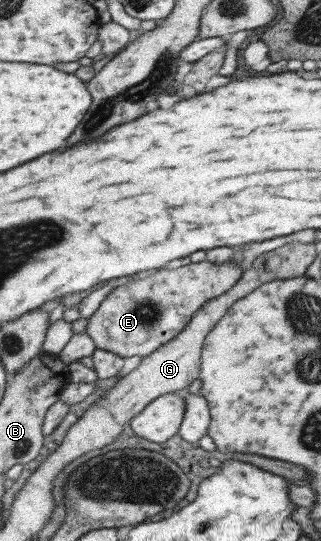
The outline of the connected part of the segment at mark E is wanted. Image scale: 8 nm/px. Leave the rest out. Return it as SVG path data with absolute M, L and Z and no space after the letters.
M231 260L224 264L212 264L212 262L196 262L188 266L180 266L174 270L154 270L145 272L137 278L130 278L126 284L114 287L101 301L96 311L87 319L85 333L92 339L96 349L116 353L122 358L129 356L148 356L182 330L191 316L211 298L224 294L238 281L241 271L238 265Z

